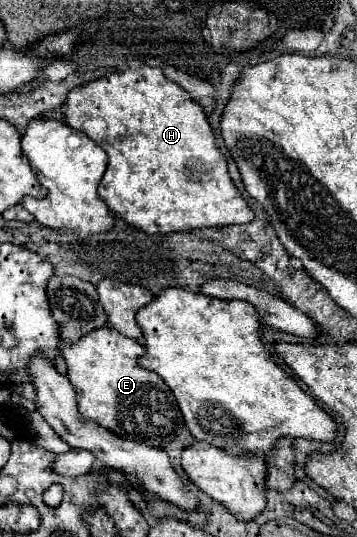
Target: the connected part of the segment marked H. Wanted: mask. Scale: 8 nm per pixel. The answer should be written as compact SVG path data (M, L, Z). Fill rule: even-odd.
M145 65L139 70L115 72L109 80L77 86L69 92L65 104L65 122L85 132L107 152L109 166L99 184L99 196L131 226L139 226L139 230L153 236L169 236L175 232L193 232L199 228L245 224L253 220L253 210L229 176L227 158L215 144L215 134L203 106L177 82L169 80L160 67Z

